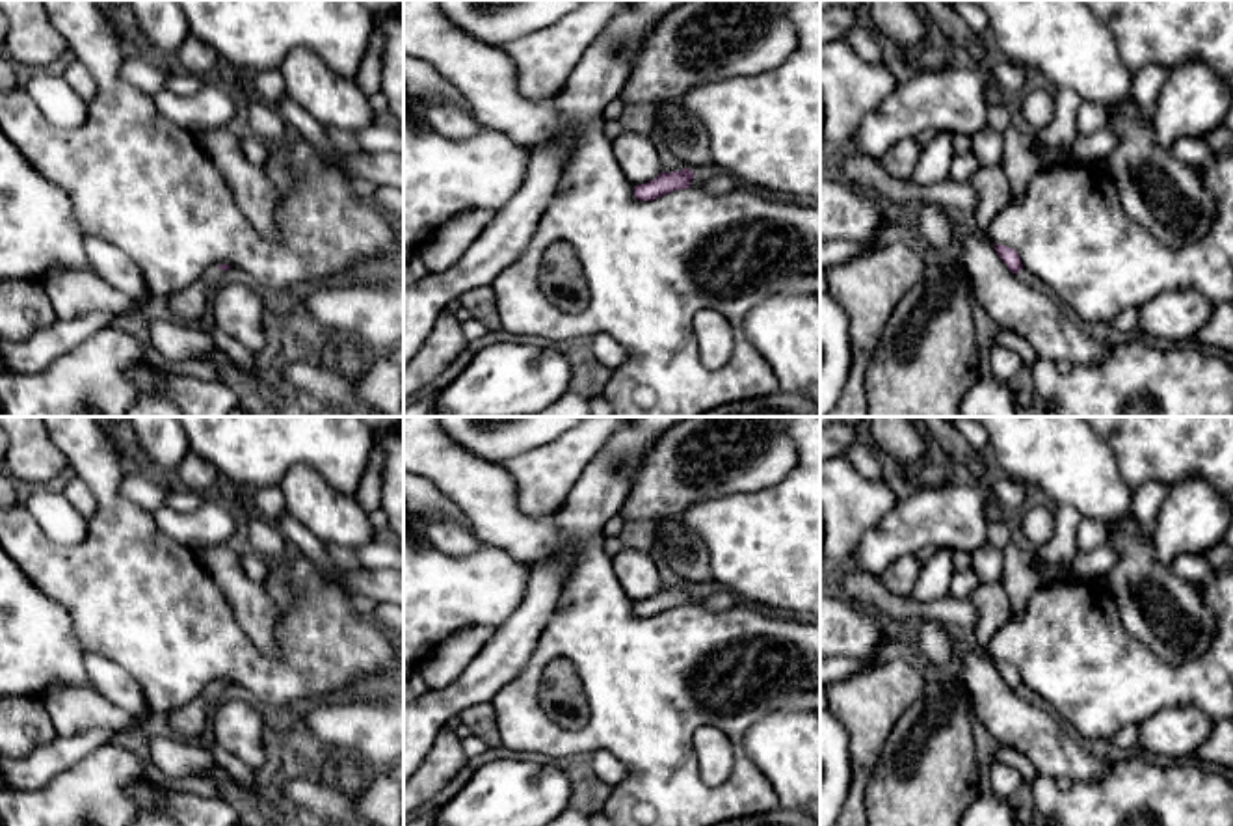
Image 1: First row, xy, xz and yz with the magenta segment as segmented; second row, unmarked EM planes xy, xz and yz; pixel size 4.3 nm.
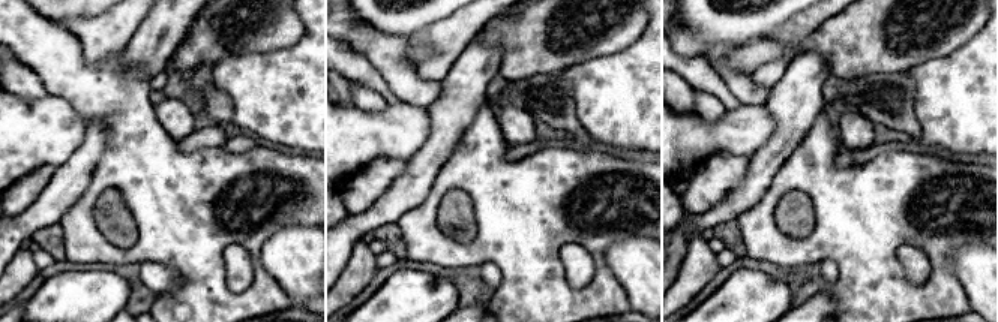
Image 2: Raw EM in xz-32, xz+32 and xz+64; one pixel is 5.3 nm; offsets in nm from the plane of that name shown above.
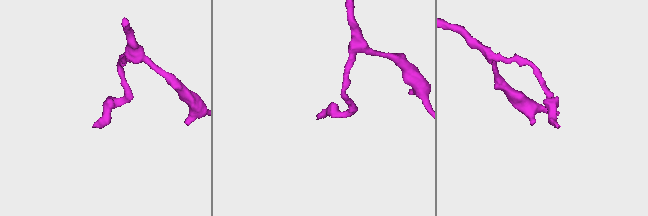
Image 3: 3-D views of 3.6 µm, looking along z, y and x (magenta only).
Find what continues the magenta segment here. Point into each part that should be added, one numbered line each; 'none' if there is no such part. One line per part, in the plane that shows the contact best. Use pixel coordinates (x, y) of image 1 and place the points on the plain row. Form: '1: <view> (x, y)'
1: xy (188, 722)

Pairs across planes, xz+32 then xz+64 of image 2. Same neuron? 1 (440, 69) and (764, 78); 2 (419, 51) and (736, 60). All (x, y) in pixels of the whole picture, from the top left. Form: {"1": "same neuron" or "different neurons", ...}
{"1": "same neuron", "2": "same neuron"}

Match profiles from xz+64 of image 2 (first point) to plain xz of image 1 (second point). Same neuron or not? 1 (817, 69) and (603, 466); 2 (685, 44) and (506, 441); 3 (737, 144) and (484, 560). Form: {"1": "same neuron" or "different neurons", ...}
{"1": "same neuron", "2": "same neuron", "3": "same neuron"}

